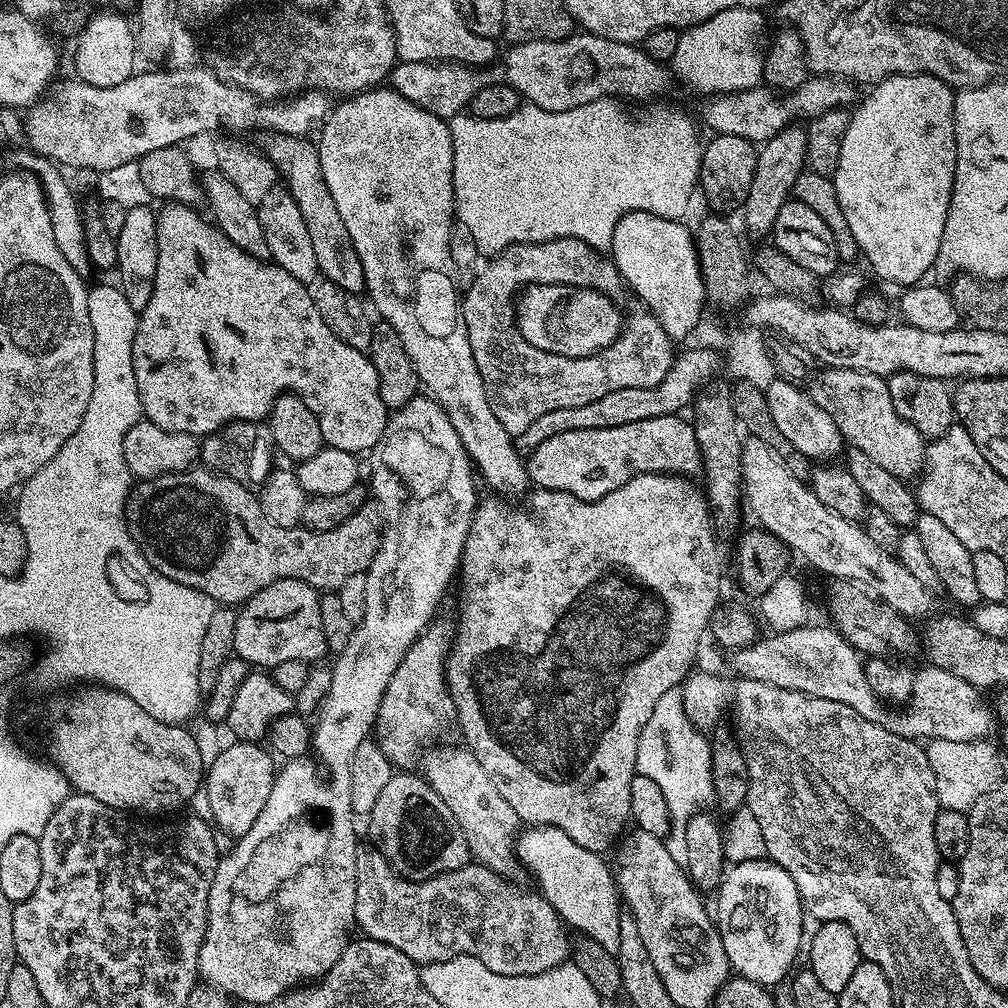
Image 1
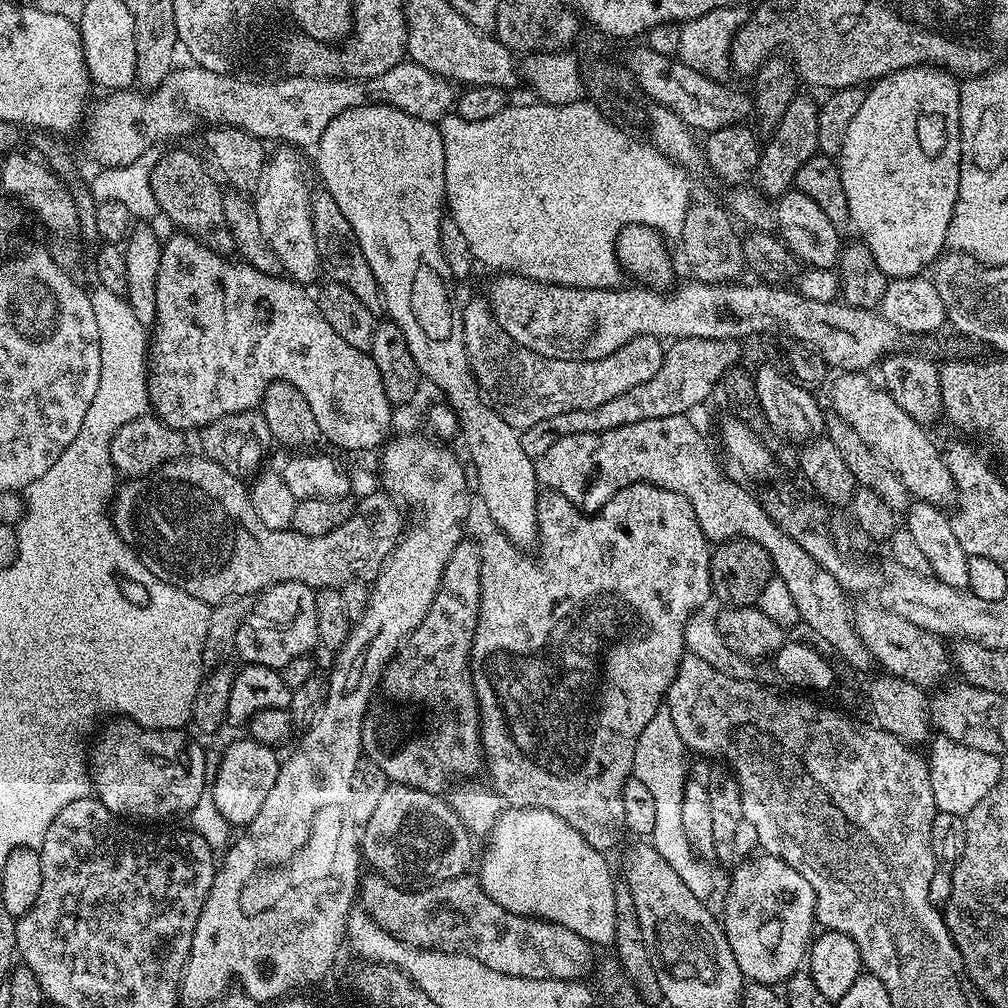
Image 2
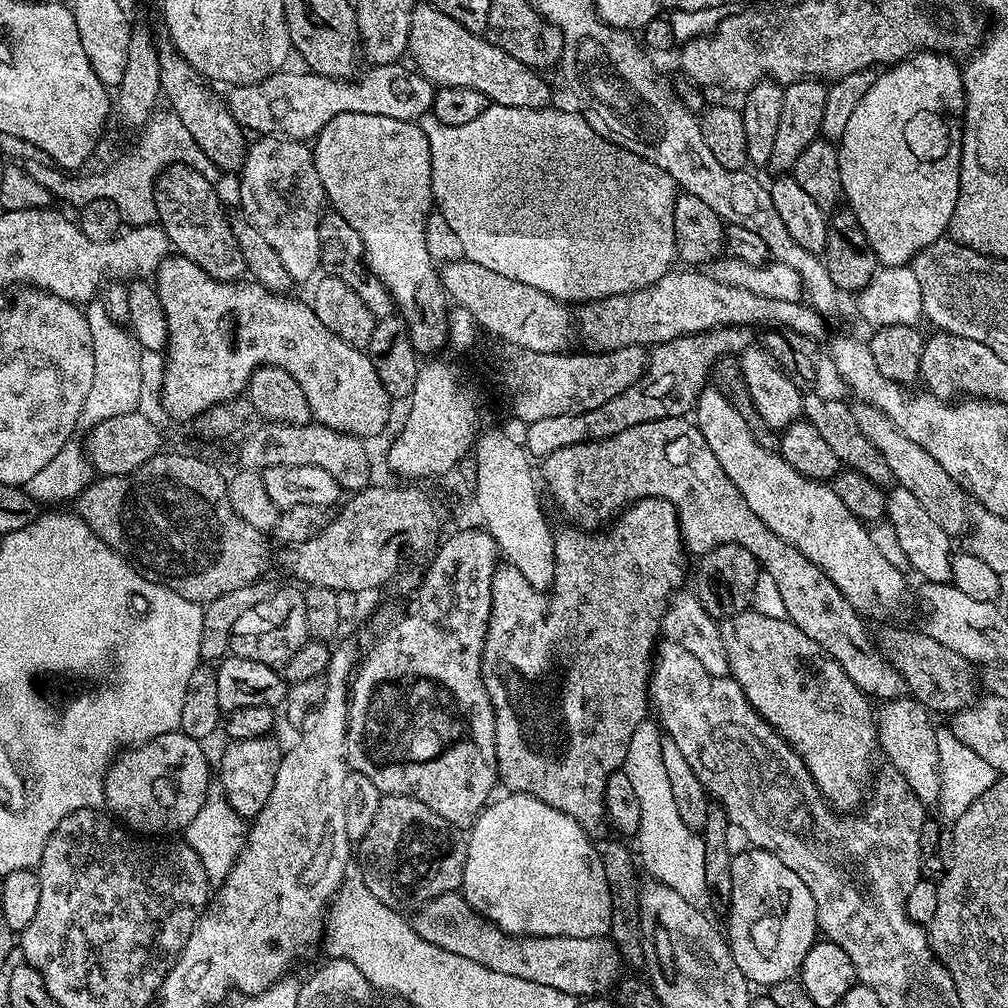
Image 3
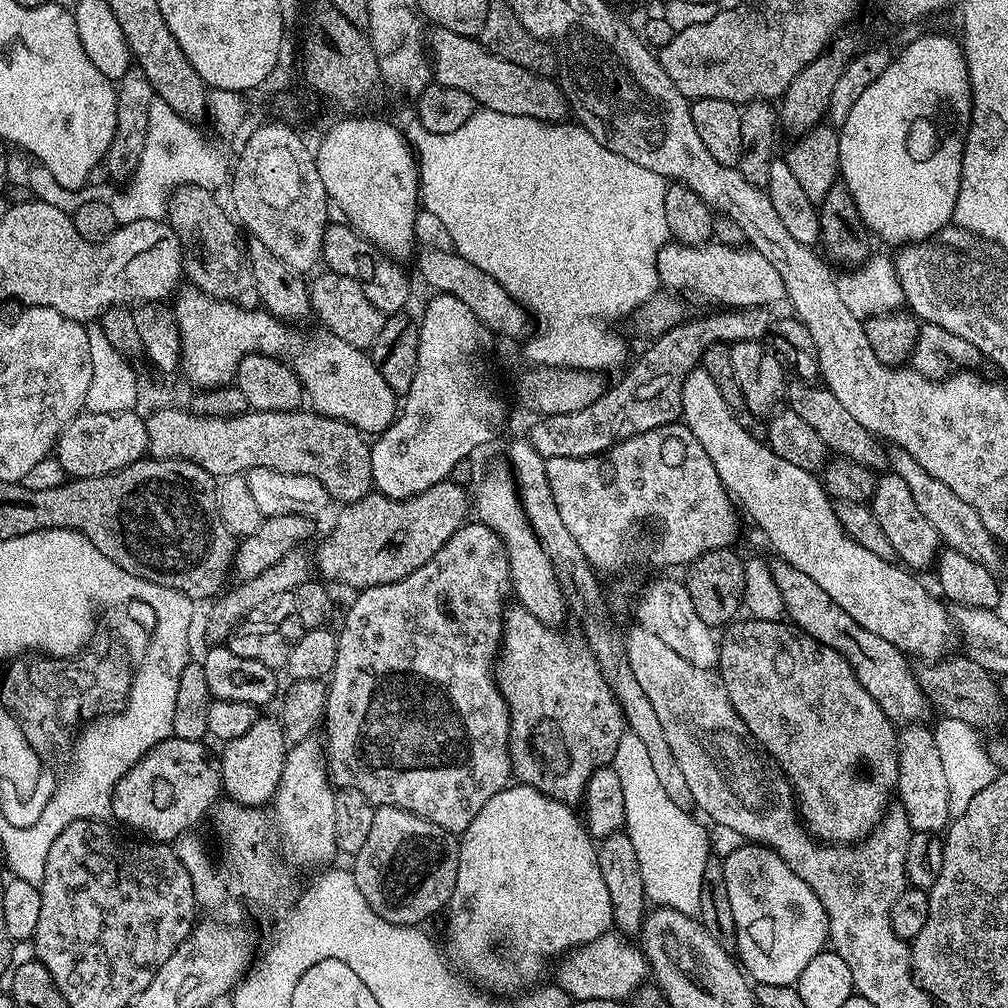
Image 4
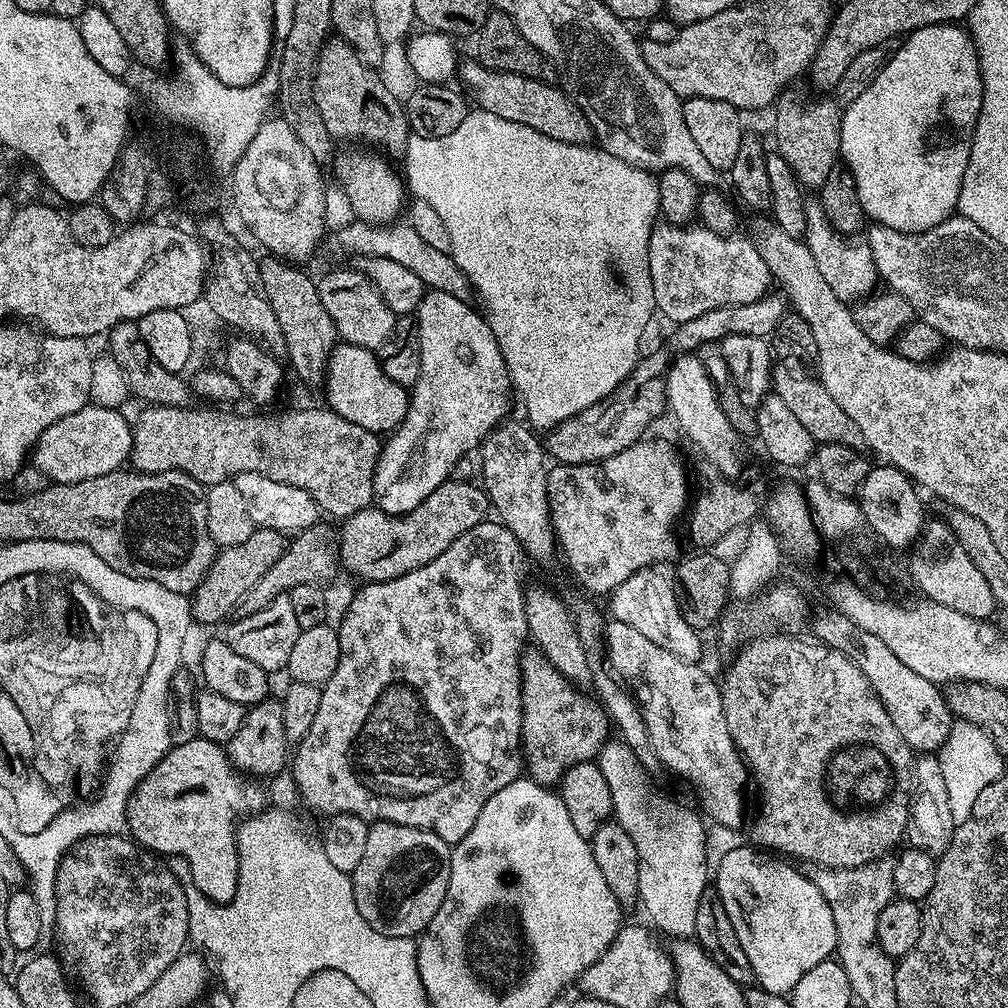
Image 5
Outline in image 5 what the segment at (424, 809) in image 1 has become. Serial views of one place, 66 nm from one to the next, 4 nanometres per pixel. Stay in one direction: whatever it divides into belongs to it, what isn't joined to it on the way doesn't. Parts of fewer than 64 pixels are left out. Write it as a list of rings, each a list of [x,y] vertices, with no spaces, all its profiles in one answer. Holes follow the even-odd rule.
[[[377,820],[368,830],[362,860],[350,874],[358,914],[383,936],[419,937],[446,898],[452,848],[438,834],[414,826]]]

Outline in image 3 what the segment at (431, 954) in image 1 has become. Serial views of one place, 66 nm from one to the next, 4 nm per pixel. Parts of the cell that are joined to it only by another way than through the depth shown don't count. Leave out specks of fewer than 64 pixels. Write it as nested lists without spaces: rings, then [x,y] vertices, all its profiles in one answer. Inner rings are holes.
[[[459,891],[447,892],[438,898],[421,904],[415,913],[416,920],[411,921],[412,929],[417,937],[442,950],[450,950],[462,958],[470,958],[492,972],[506,974],[514,978],[526,978],[530,982],[542,982],[542,986],[554,986],[554,990],[562,990],[577,998],[596,998],[604,991],[611,989],[621,979],[622,961],[620,951],[611,939],[602,936],[590,938],[574,938],[573,936],[509,936],[500,931],[495,924],[481,916],[475,908],[468,905]]]

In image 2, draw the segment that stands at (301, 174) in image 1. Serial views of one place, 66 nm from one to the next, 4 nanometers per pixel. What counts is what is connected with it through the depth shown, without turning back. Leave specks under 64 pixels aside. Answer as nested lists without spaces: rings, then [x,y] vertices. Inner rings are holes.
[[[323,190],[312,196],[312,221],[314,222],[314,238],[318,242],[320,255],[320,271],[325,277],[350,290],[362,306],[376,310],[381,307],[380,287],[370,270],[370,262],[362,254],[356,241],[354,230],[350,230],[350,222],[346,222],[346,214],[338,210],[338,202],[330,198],[330,194]]]

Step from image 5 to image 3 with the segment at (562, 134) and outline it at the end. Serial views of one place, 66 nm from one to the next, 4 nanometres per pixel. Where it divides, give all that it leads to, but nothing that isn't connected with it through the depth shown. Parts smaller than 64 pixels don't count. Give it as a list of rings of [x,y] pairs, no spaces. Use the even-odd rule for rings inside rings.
[[[426,2],[417,3],[412,12],[407,55],[412,56],[415,71],[436,88],[466,86],[466,90],[478,90],[485,101],[494,104],[515,108],[549,107],[552,88],[537,69],[518,62],[518,58],[510,58],[506,50],[494,46],[483,35],[466,30]]]

